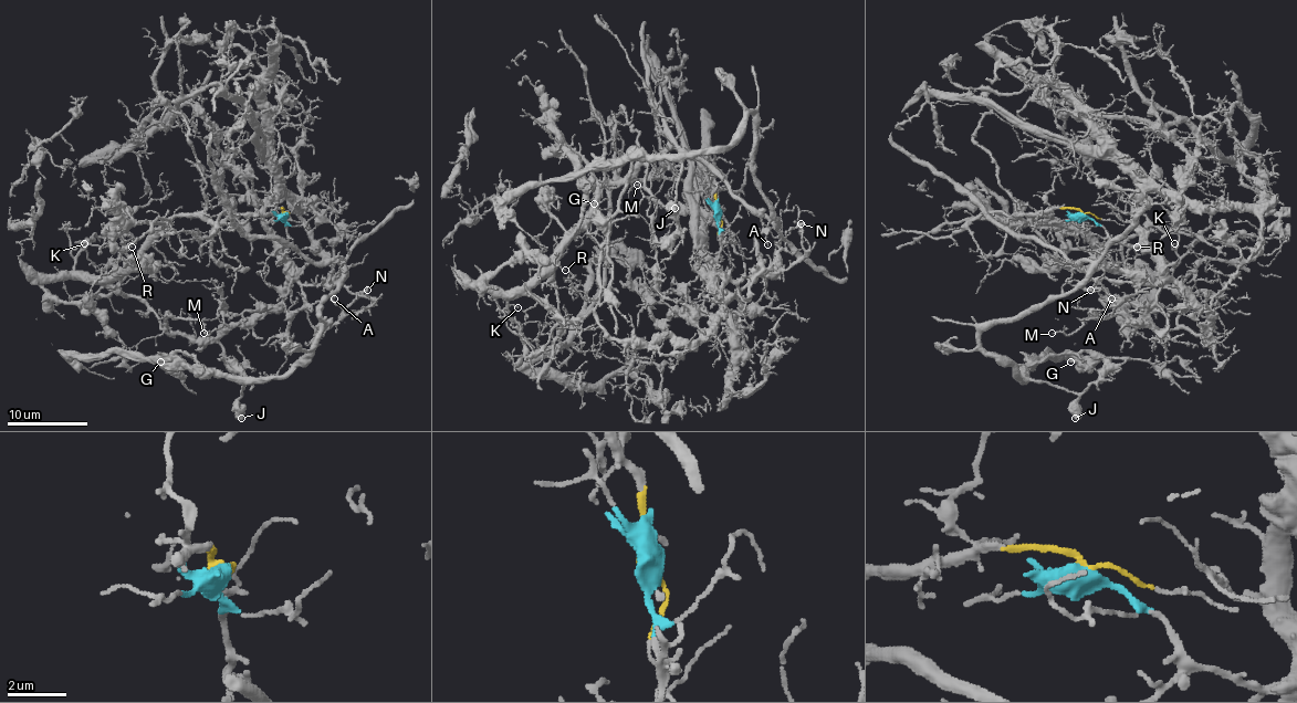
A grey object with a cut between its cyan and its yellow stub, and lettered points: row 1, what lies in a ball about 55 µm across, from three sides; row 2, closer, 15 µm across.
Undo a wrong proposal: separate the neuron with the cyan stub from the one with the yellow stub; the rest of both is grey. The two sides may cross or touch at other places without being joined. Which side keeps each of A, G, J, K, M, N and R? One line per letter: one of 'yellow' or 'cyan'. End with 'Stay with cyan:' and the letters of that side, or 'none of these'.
A: cyan
G: cyan
J: cyan
K: yellow
M: cyan
N: cyan
R: yellow
Stay with cyan: A, G, J, M, N

